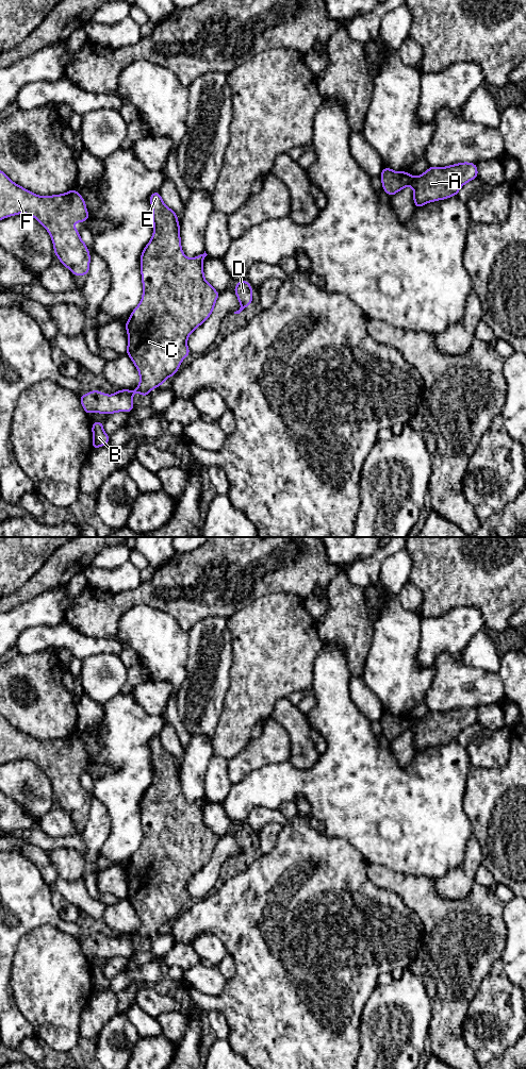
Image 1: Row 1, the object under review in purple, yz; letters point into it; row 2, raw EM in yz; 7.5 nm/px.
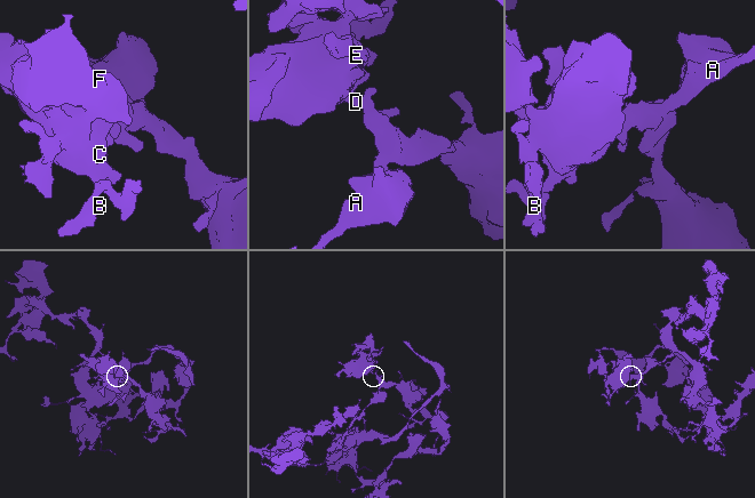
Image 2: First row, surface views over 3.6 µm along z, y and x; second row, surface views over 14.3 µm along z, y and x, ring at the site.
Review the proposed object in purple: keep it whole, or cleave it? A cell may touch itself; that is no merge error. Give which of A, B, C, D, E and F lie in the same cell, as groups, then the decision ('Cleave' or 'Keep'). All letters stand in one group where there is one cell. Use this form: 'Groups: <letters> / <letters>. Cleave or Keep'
Groups: A B C D E F. Keep

